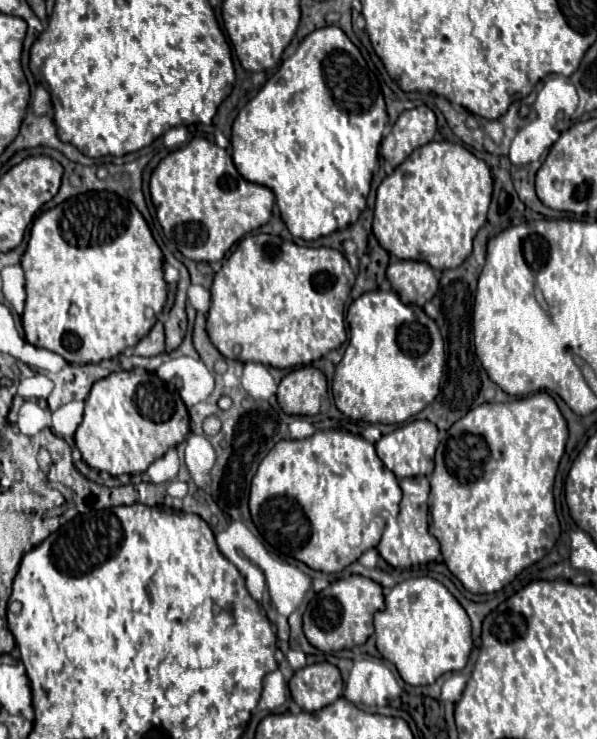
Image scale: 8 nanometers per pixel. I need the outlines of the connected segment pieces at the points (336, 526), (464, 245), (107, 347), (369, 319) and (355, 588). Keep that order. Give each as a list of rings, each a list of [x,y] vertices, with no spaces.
[[[322,430],[322,432],[316,432],[316,434],[312,434],[310,438],[304,438],[304,440],[280,440],[260,462],[260,466],[258,466],[258,470],[252,478],[252,486],[250,486],[250,514],[252,514],[252,522],[258,528],[260,536],[276,552],[280,552],[284,556],[290,556],[290,558],[296,558],[296,560],[304,562],[306,566],[310,566],[312,570],[320,570],[320,572],[326,572],[326,574],[344,570],[348,564],[356,562],[366,550],[374,548],[380,542],[380,536],[382,536],[382,530],[384,530],[384,524],[386,524],[386,520],[382,518],[382,512],[388,512],[390,516],[396,516],[400,500],[402,500],[402,490],[398,486],[398,480],[390,470],[386,470],[386,466],[376,456],[374,444],[370,444],[364,438],[354,436],[350,432],[338,432],[338,430]]]
[[[431,141],[416,148],[376,192],[372,223],[380,246],[400,260],[426,262],[436,270],[460,266],[472,252],[472,240],[486,220],[492,176],[484,160],[459,143]]]
[[[86,192],[86,194],[74,196],[74,198],[58,204],[56,208],[40,214],[32,226],[30,242],[28,242],[28,248],[22,256],[22,264],[20,264],[24,270],[24,278],[26,278],[26,306],[22,312],[22,328],[24,328],[26,342],[30,342],[32,346],[38,346],[38,348],[52,350],[52,352],[60,354],[70,364],[100,362],[106,358],[114,358],[114,354],[120,354],[120,350],[124,350],[124,348],[136,346],[136,342],[142,340],[150,332],[150,328],[156,322],[156,314],[162,312],[164,302],[166,302],[166,282],[164,282],[164,274],[162,274],[162,262],[164,262],[164,256],[162,256],[160,248],[156,246],[156,242],[150,234],[150,228],[144,222],[142,214],[136,210],[136,206],[132,202],[128,202],[116,194]]]
[[[394,290],[366,292],[346,312],[350,342],[336,366],[332,396],[336,408],[354,420],[402,424],[438,394],[444,370],[444,340],[420,306],[404,304]]]
[[[348,576],[330,584],[310,602],[304,612],[304,634],[308,642],[322,652],[336,652],[344,648],[360,646],[374,634],[372,616],[382,610],[384,594],[382,586],[364,576]]]

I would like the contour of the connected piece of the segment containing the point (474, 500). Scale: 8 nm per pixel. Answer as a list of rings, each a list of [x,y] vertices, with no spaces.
[[[546,392],[502,404],[480,404],[446,432],[446,440],[436,452],[436,468],[430,476],[429,531],[442,546],[448,570],[472,594],[502,590],[524,568],[536,564],[554,548],[560,526],[554,510],[552,486],[566,438],[566,420]]]

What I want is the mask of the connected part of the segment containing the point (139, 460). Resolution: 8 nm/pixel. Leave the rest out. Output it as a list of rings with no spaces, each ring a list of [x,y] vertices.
[[[114,372],[98,380],[88,398],[84,420],[76,430],[82,460],[110,476],[144,472],[156,458],[180,444],[188,428],[188,412],[180,396],[152,372]]]

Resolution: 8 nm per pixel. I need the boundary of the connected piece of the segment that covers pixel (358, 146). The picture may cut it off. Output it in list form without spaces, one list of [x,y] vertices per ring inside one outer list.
[[[326,26],[308,34],[298,50],[282,62],[278,72],[238,112],[232,124],[232,160],[248,182],[262,184],[274,192],[280,216],[292,236],[318,240],[336,230],[346,230],[366,208],[386,122],[388,114],[380,86],[370,80],[360,50],[344,30]]]

